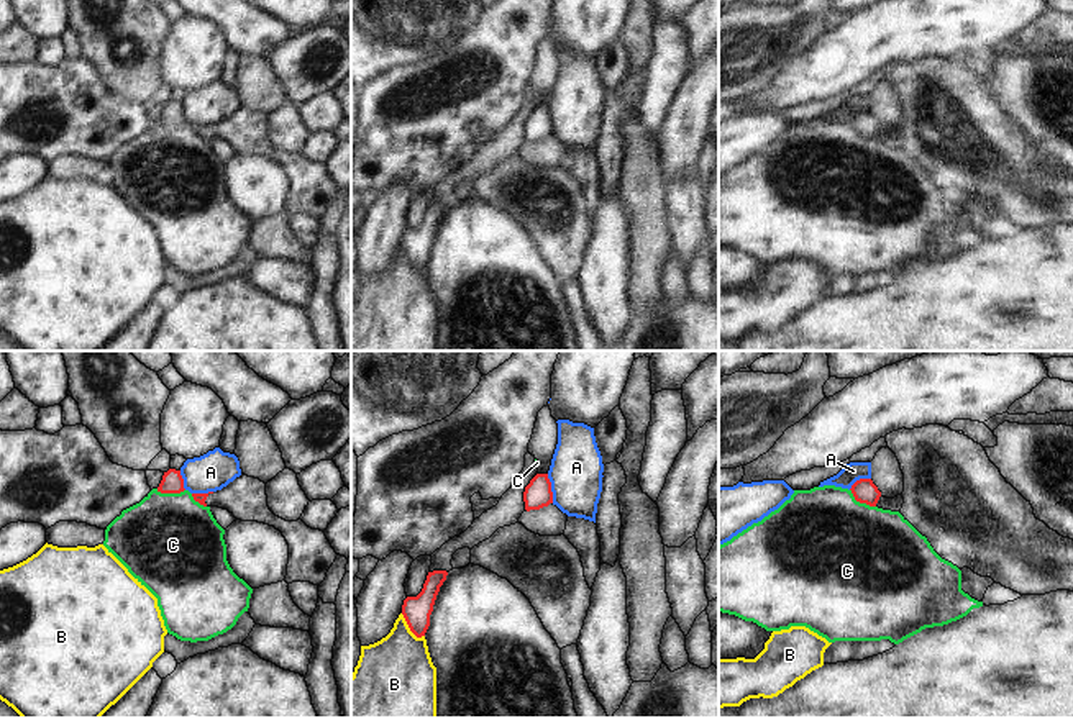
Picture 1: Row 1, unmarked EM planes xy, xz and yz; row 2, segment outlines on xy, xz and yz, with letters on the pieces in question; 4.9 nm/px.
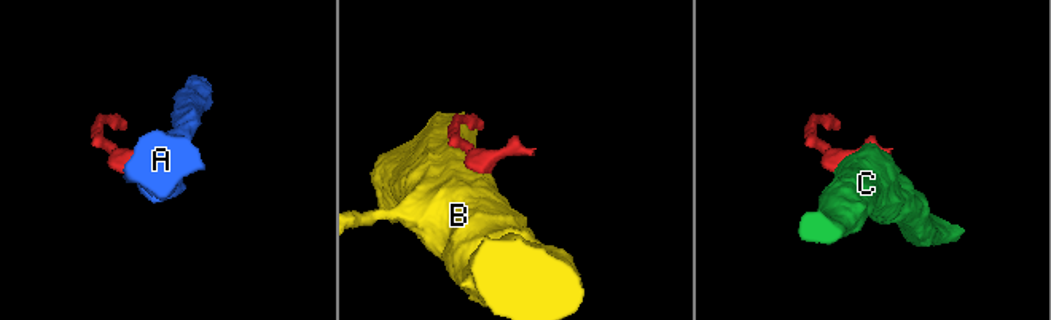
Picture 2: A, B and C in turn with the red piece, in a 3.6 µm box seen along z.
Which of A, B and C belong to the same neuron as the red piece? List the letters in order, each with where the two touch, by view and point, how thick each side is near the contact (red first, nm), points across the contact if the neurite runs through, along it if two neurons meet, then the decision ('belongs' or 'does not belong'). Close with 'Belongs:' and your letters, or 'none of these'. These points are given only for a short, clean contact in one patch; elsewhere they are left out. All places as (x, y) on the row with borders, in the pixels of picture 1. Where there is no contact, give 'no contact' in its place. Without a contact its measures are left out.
A: xz (550, 489) | 130/260 nm | along xz (547, 474), (552, 484), (553, 502) | does not belong
B: xz (409, 627) | 140/380 nm | does not belong
C: yz (860, 502) | 120/500 nm | does not belong
Belongs: none of these

